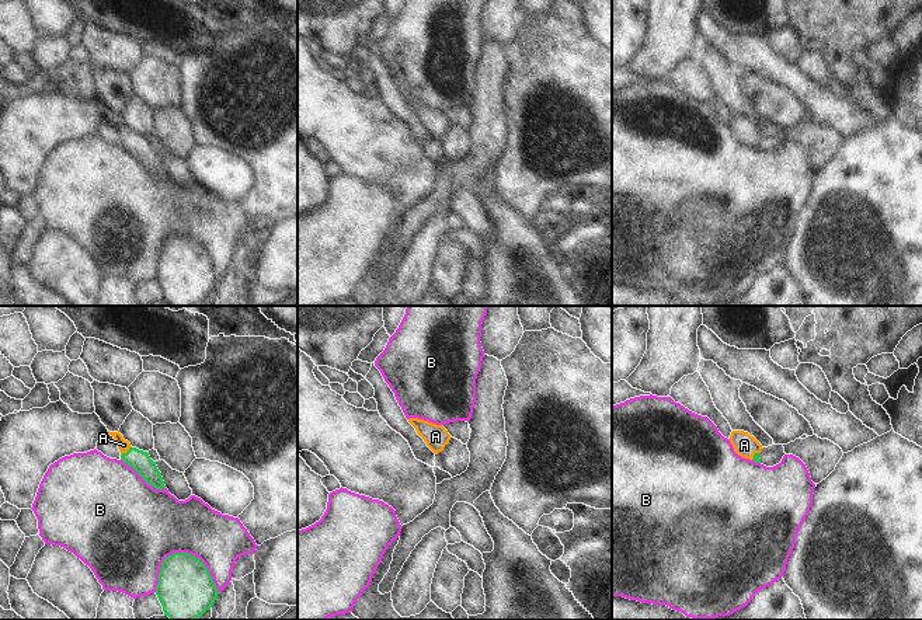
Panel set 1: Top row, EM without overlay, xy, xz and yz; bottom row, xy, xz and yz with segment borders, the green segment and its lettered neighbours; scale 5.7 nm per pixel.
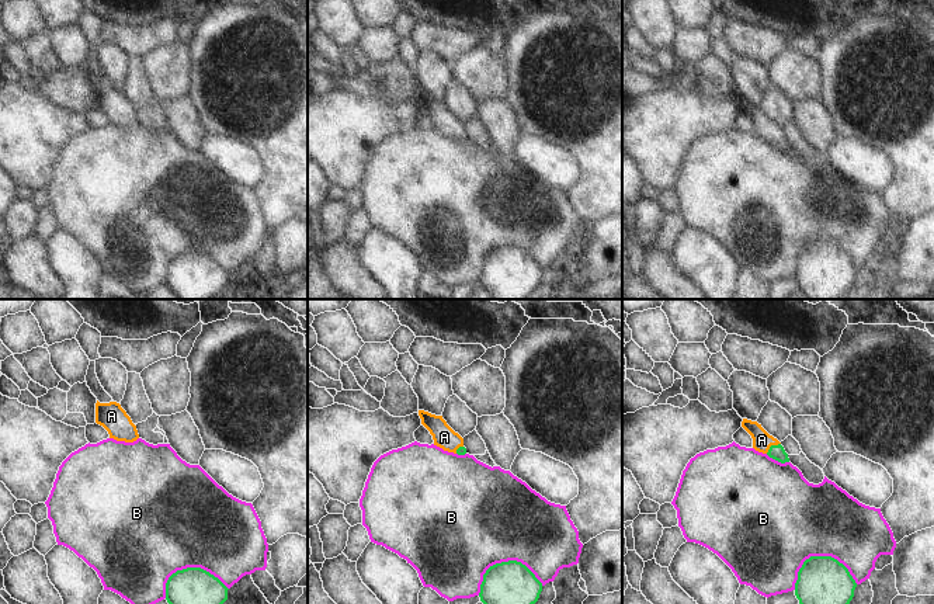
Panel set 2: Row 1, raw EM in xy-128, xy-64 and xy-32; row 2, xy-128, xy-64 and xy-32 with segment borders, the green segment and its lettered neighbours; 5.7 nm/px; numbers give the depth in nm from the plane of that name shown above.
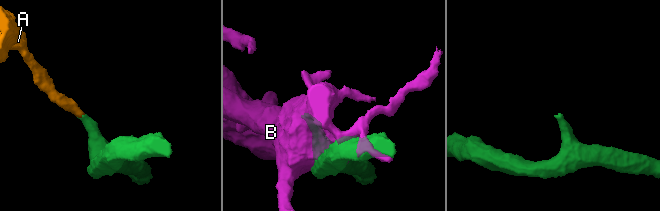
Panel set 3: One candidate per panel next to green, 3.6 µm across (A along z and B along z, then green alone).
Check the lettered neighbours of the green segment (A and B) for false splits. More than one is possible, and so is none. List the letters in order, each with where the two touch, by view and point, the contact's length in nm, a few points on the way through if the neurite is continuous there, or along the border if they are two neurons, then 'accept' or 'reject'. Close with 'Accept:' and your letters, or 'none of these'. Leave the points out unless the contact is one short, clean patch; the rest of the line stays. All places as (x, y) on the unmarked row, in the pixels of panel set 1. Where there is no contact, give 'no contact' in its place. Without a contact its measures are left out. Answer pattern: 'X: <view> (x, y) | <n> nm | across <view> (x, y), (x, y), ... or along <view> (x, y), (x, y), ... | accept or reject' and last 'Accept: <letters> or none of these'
A: xy (127, 138) | 80 nm | across xy (139, 146), (127, 138), (124, 131) | accept
B: xy (195, 243) | 380 nm | reject
Accept: A

